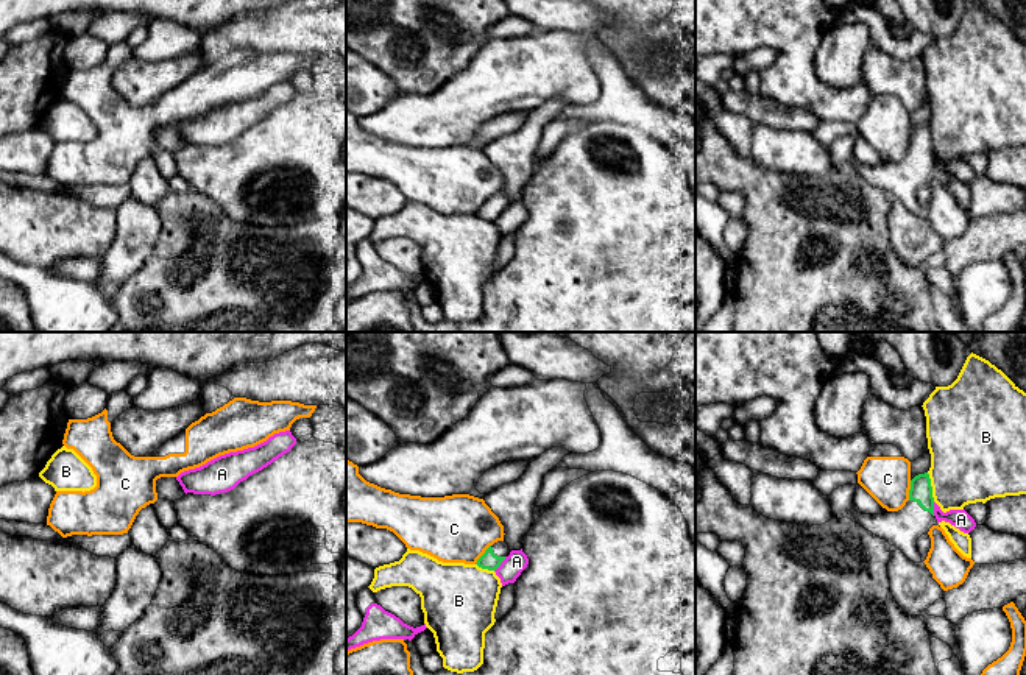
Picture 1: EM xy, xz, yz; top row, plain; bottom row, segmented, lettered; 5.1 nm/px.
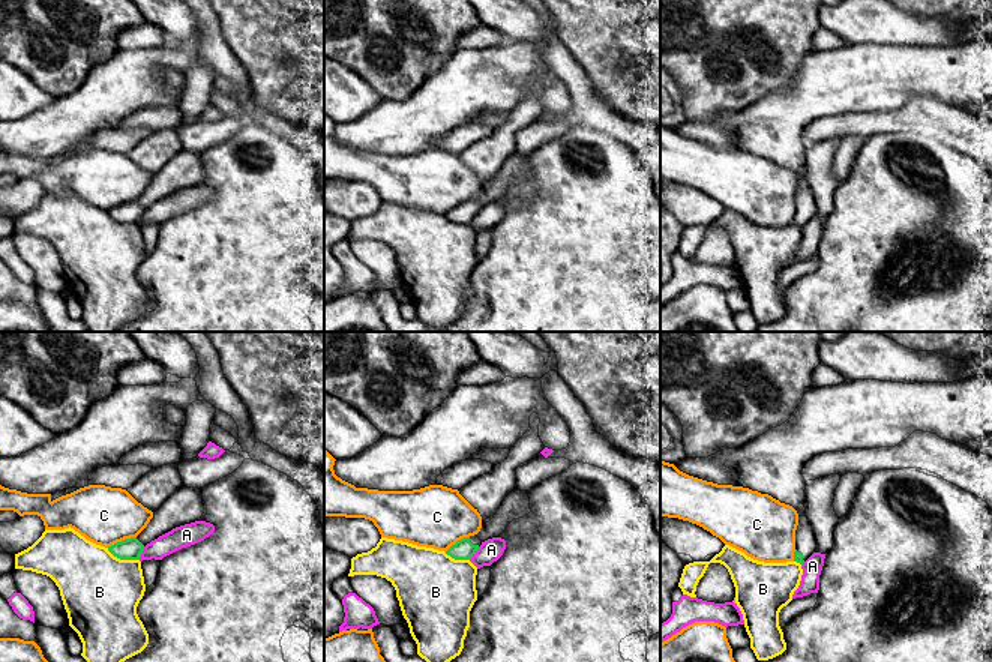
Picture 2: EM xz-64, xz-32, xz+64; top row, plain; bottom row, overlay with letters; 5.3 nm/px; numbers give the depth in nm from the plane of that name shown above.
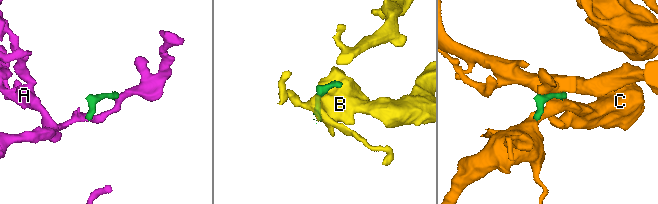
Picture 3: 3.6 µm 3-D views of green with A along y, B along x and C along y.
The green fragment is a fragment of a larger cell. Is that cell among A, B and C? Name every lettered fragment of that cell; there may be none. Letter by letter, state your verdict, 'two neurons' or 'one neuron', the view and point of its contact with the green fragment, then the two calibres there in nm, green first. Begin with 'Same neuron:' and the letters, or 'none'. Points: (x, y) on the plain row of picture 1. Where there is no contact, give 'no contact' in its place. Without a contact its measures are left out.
Same neuron: none
A: two neurons; contact xz (499, 215); calibres 90 and 110 nm
B: two neurons; contact yz (931, 137); calibres 120 and 440 nm
C: two neurons; contact yz (909, 141); calibres 120 and 240 nm

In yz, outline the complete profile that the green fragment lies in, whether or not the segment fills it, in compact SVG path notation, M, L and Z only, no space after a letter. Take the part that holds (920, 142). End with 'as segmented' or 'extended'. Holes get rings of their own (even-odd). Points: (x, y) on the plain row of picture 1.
M929 125L911 131L909 151L901 161L881 165L850 161L847 168L900 200L911 212L923 214L917 190L937 175Z; extended

